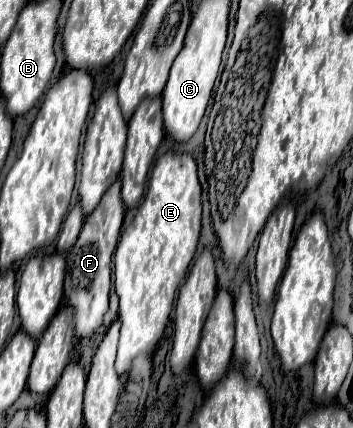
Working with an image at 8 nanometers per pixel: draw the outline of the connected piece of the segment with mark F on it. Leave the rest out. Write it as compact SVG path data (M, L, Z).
M116 179L110 185L110 189L102 195L98 207L86 217L78 241L68 253L68 275L64 283L64 295L68 305L74 307L74 323L78 337L90 337L102 325L102 317L108 311L110 257L117 247L122 219L124 219L124 205L120 199L120 179Z

